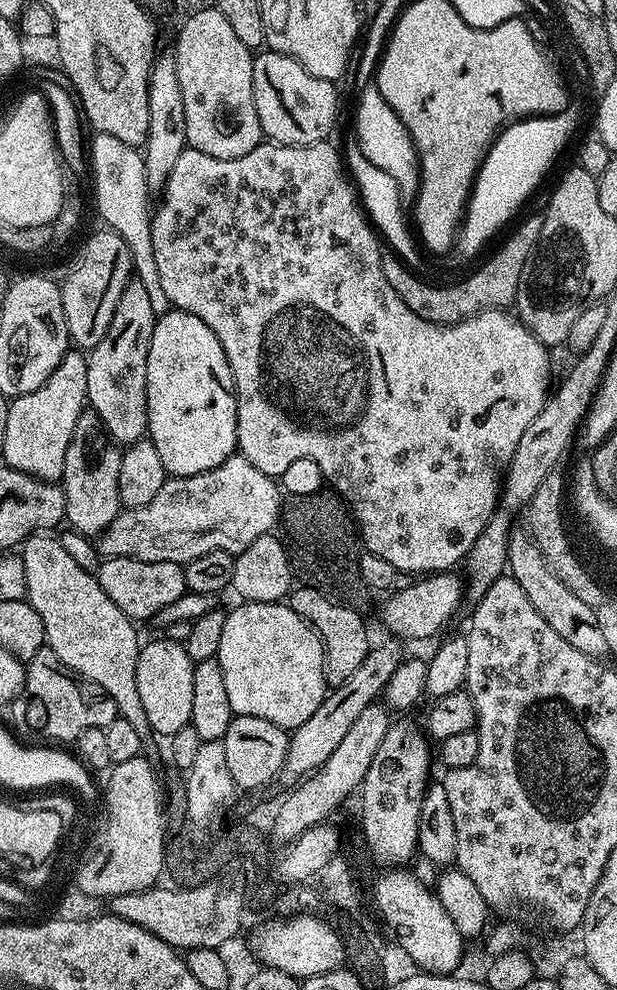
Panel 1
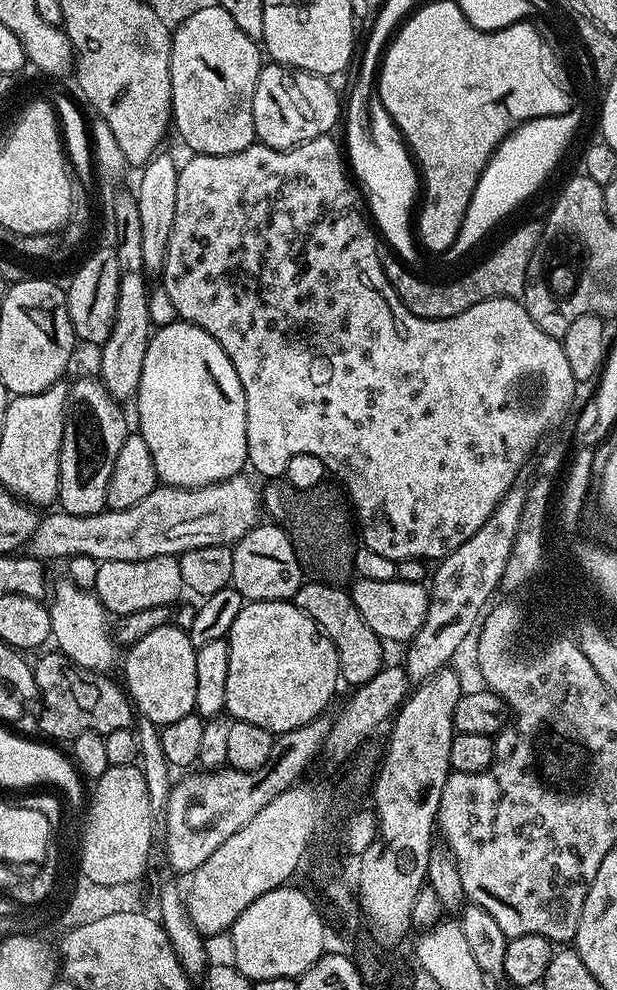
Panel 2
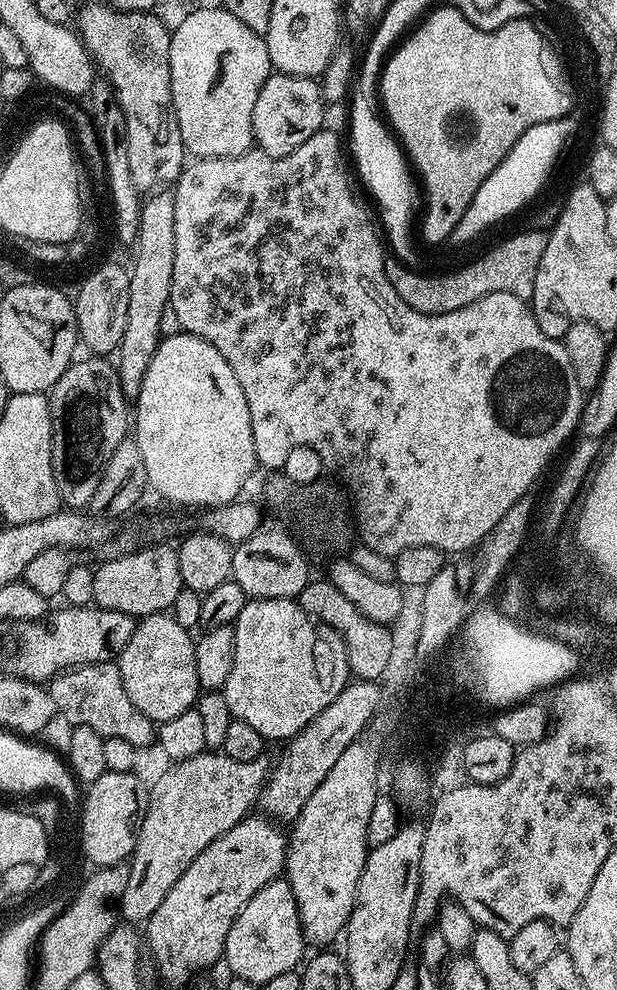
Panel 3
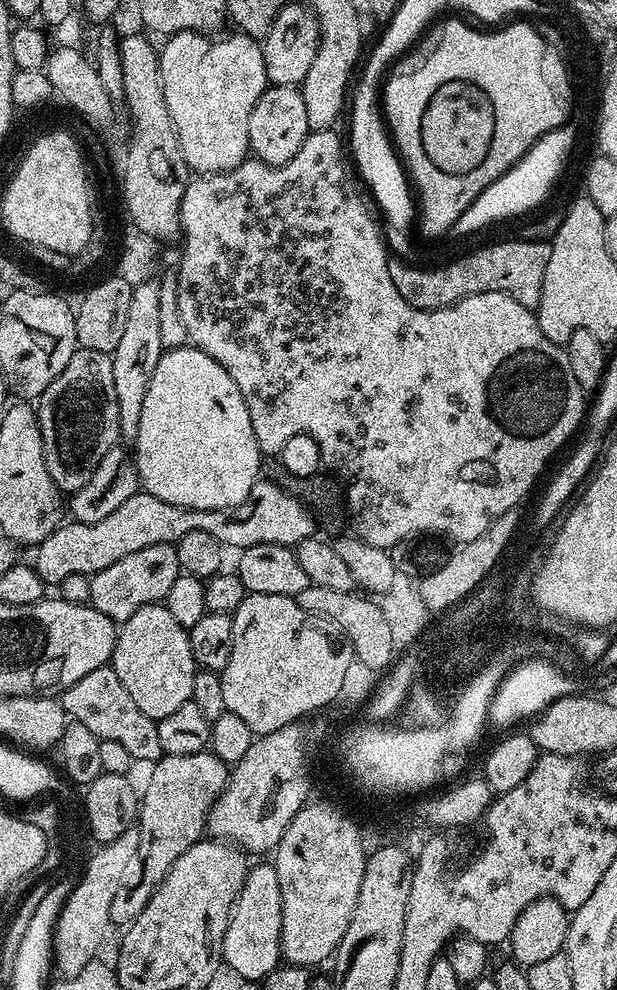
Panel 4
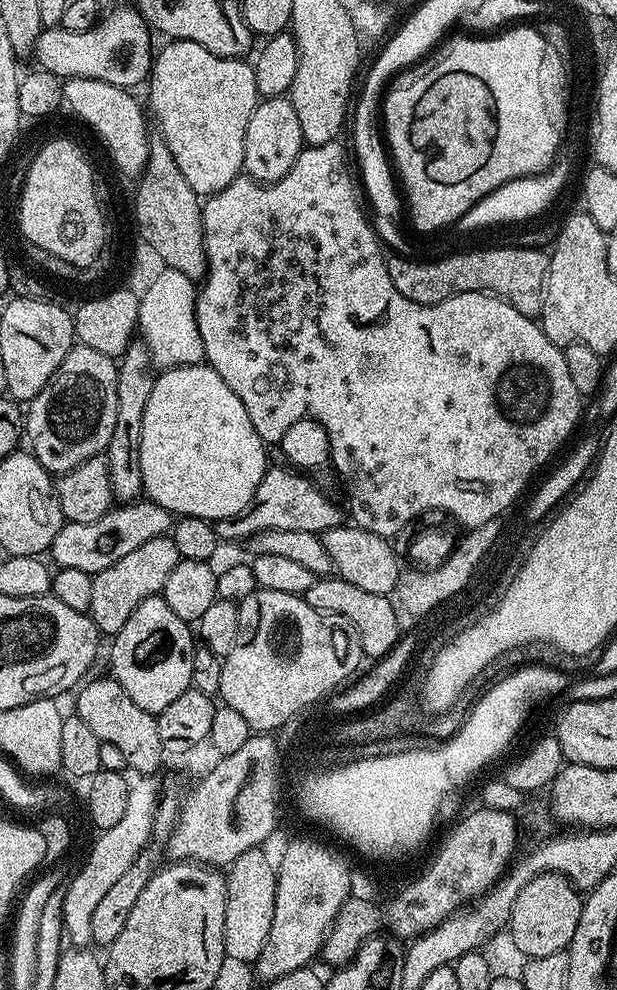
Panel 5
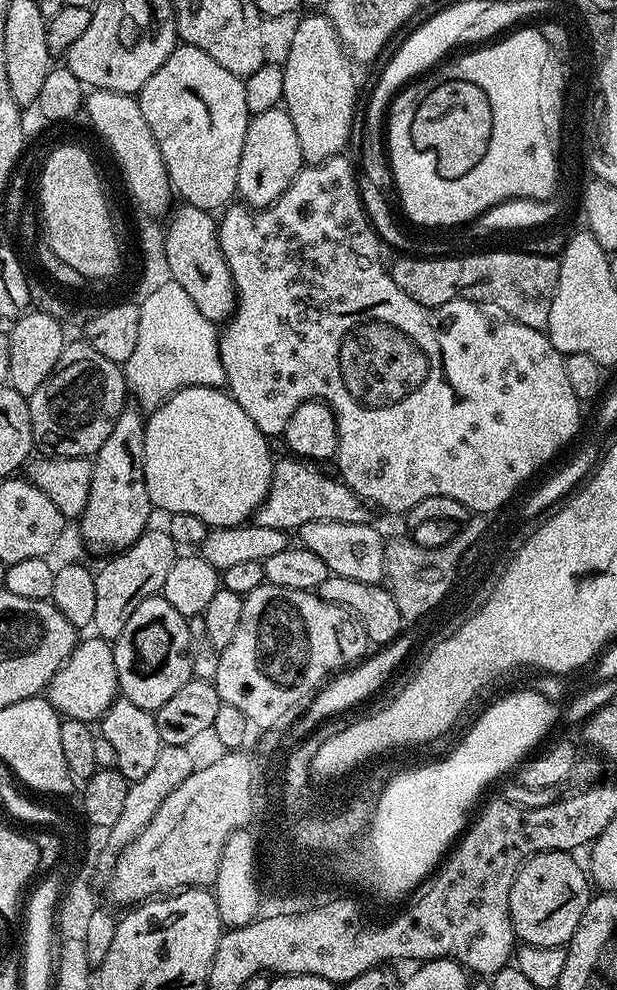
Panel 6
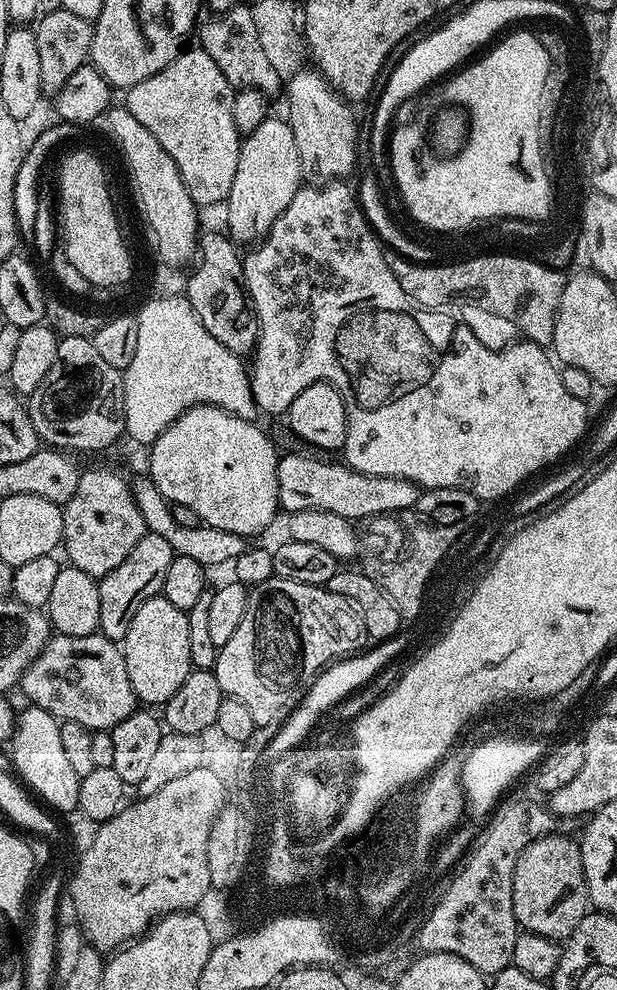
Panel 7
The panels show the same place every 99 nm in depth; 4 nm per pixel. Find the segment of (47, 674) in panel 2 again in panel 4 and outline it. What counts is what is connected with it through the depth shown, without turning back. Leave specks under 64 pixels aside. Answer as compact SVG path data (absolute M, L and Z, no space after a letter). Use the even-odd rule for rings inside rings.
M110 666L90 670L86 678L78 678L74 686L70 686L62 694L64 711L75 723L86 726L99 740L118 742L132 755L133 760L150 759L157 761L165 755L162 742L158 739L158 726L142 710L138 710L134 698L122 686L118 674Z

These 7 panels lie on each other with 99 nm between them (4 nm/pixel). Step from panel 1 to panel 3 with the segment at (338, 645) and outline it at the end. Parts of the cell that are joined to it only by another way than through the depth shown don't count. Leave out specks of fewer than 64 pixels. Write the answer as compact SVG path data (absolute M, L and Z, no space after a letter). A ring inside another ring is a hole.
M327 578L309 579L308 585L300 592L298 603L301 610L308 613L313 620L330 626L339 634L346 650L348 671L356 680L376 682L383 677L392 652L392 629L389 625L370 622L370 618L366 618L362 610L357 610Z

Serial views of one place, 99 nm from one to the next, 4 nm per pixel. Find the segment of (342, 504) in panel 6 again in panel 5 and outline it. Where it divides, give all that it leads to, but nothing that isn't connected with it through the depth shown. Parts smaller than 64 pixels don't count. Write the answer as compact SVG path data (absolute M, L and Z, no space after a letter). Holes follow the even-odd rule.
M269 466L264 469L262 482L258 482L258 490L254 490L254 498L238 515L231 516L229 520L215 521L216 535L221 541L240 540L247 541L249 536L258 534L262 530L306 530L323 534L331 528L341 527L345 523L346 516L340 508L331 500L325 489L312 484L307 480L307 475L293 470L291 467L275 468Z

